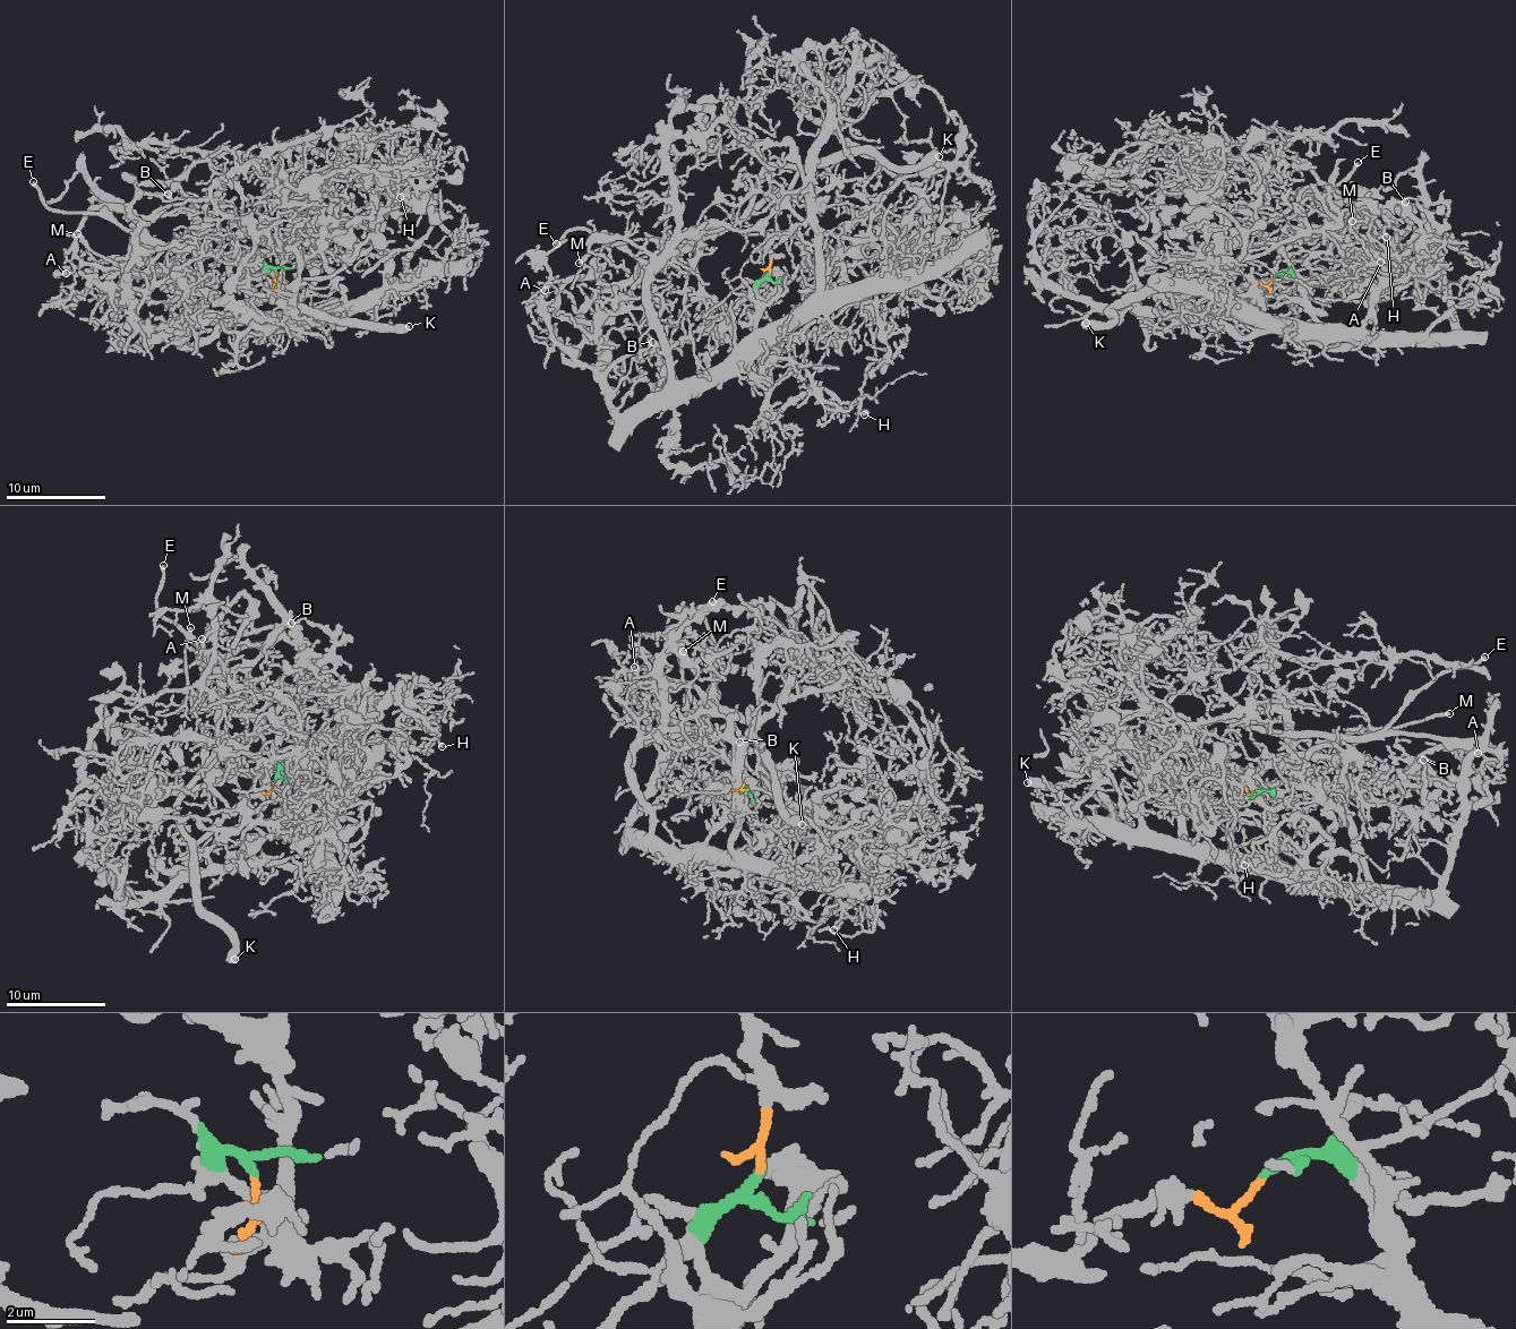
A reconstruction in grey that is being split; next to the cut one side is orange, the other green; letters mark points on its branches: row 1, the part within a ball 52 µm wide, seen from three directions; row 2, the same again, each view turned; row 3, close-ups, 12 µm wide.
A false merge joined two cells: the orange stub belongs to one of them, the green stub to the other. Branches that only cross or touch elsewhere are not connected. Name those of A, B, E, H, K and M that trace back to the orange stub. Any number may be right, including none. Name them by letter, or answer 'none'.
E, K, M

